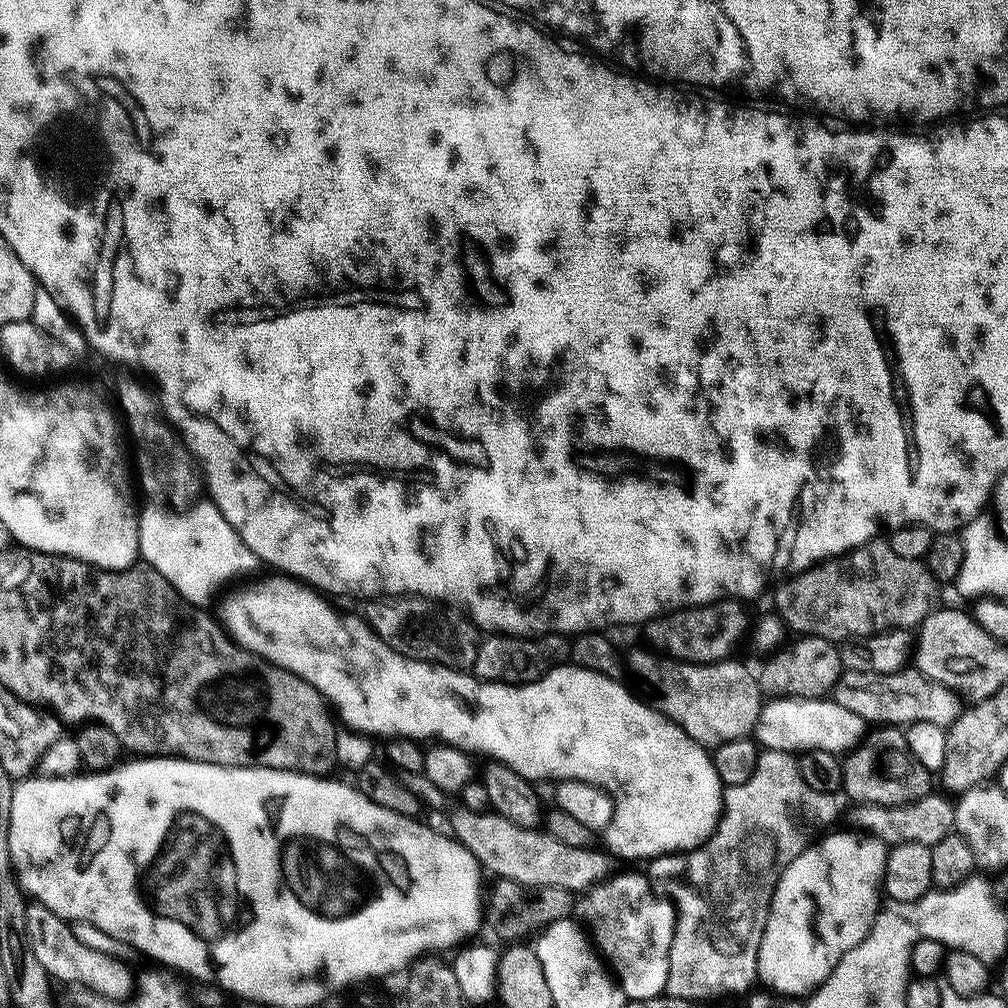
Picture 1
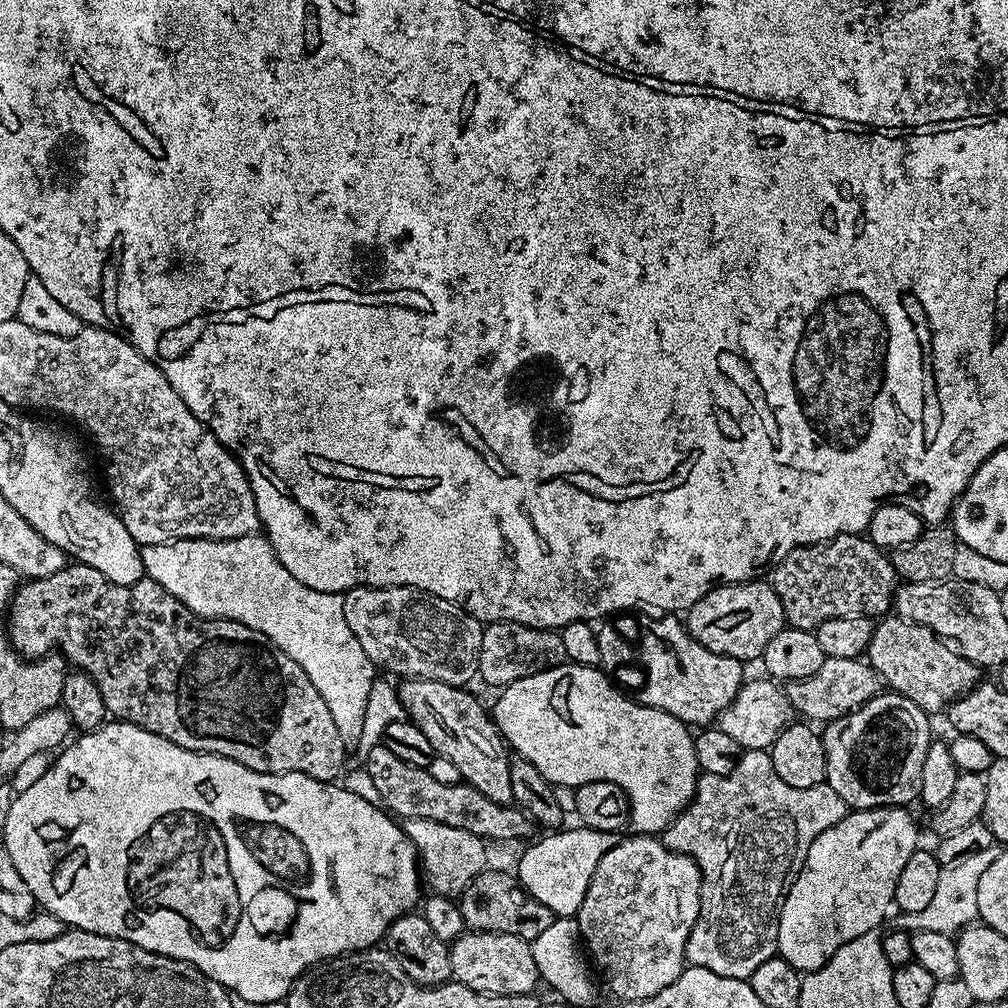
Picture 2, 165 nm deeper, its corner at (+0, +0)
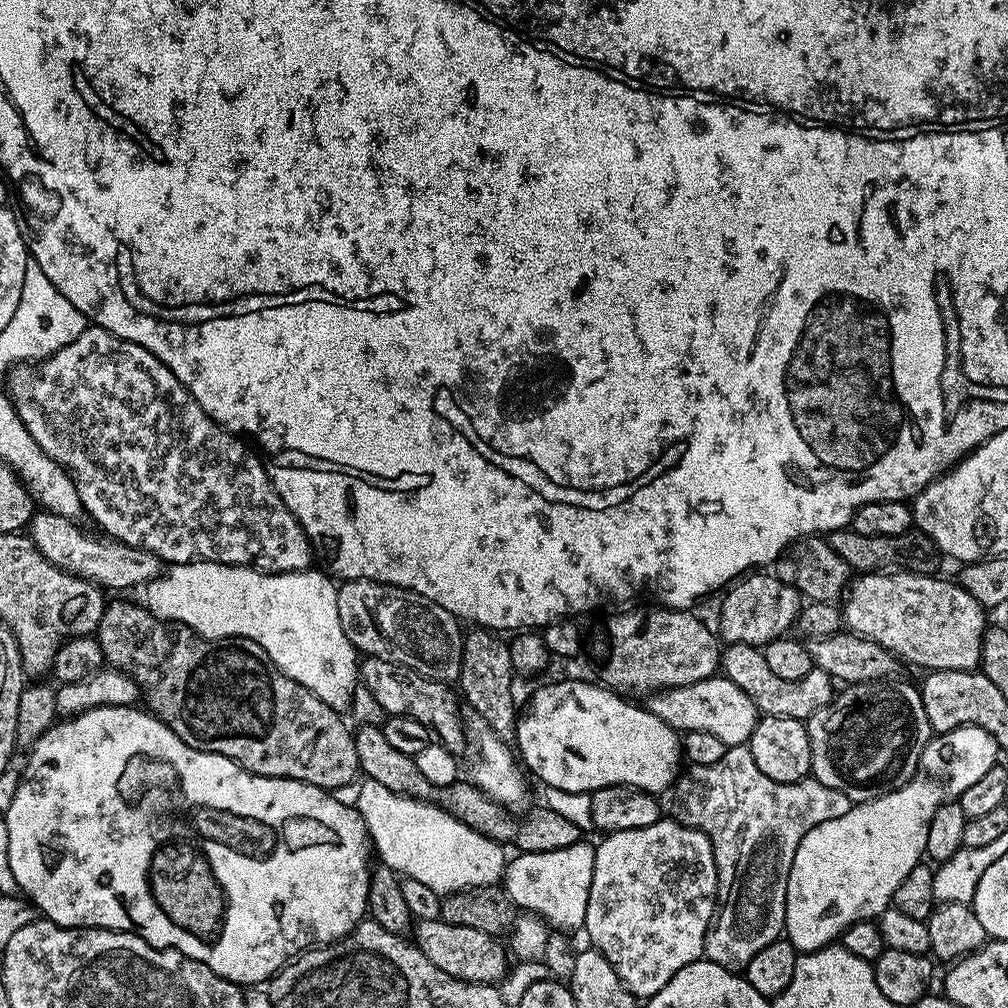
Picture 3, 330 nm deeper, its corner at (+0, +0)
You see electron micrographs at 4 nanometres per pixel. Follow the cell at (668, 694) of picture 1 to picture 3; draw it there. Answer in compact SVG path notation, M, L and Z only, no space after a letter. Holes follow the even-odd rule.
M667 606L657 607L657 612L652 612L649 616L631 616L630 613L624 612L621 616L612 616L608 620L608 657L604 660L604 665L600 668L599 679L603 681L607 687L621 693L627 693L627 688L637 688L640 692L645 692L645 694L651 694L662 688L685 688L690 686L694 682L699 680L705 680L711 676L717 675L722 668L722 644L718 639L717 633L712 632L695 616L695 611L692 610L673 610Z

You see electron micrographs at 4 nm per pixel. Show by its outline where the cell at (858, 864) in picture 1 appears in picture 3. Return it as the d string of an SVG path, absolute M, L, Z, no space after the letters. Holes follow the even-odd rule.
M962 724L949 732L933 735L918 758L916 773L901 788L884 792L872 800L853 803L842 818L830 818L814 826L814 830L802 838L786 881L783 931L797 953L817 952L839 941L841 934L861 918L879 918L891 905L894 890L902 886L902 878L925 859L926 838L936 811L944 804L959 801L960 795L974 786L986 770L997 767L996 755L994 738L977 724Z

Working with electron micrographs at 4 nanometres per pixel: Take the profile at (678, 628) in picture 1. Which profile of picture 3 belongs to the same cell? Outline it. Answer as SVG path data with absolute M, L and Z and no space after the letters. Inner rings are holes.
M760 574L745 575L743 579L733 583L723 593L723 596L725 596L724 601L720 604L720 628L718 627L718 632L725 645L755 644L763 646L772 640L777 640L779 636L785 635L789 631L788 627L791 624L793 627L797 623L802 607L802 595L799 589L793 584L784 584L775 574L769 574L769 576L756 575Z

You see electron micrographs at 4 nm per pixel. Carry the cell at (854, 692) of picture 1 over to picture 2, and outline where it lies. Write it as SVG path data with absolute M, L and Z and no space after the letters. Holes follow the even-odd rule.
M825 658L818 666L818 674L810 678L791 681L787 685L788 701L792 704L793 713L800 712L805 721L827 722L837 720L854 710L858 710L870 698L879 696L882 691L880 675L871 664L860 658Z

